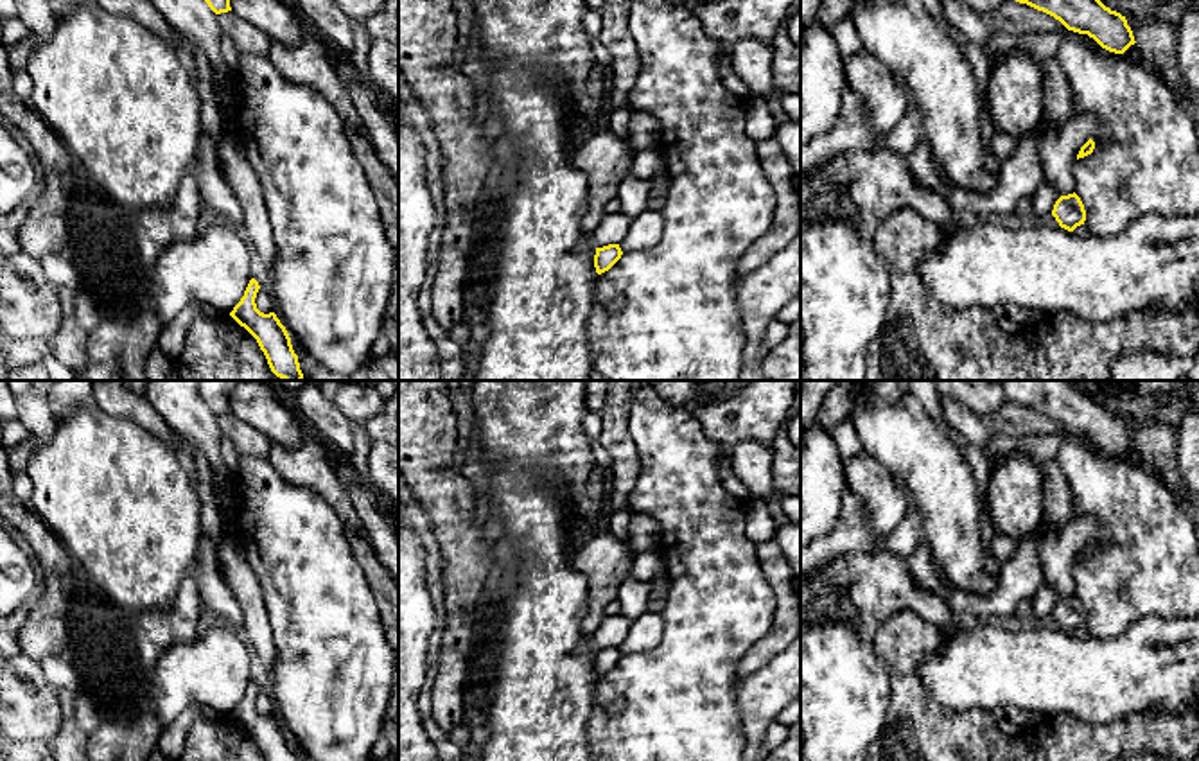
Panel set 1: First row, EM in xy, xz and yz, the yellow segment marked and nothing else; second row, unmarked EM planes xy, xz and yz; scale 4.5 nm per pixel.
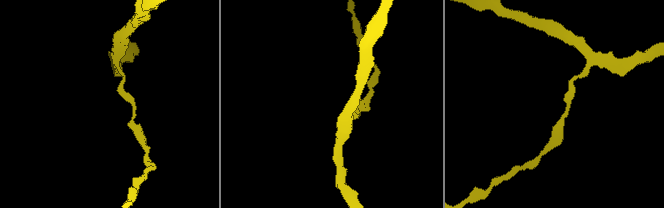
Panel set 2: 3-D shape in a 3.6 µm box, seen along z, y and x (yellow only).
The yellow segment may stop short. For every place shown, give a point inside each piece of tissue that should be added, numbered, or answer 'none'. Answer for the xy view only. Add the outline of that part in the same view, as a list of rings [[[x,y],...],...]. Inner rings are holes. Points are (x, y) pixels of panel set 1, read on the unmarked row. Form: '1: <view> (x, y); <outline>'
none

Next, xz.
none

